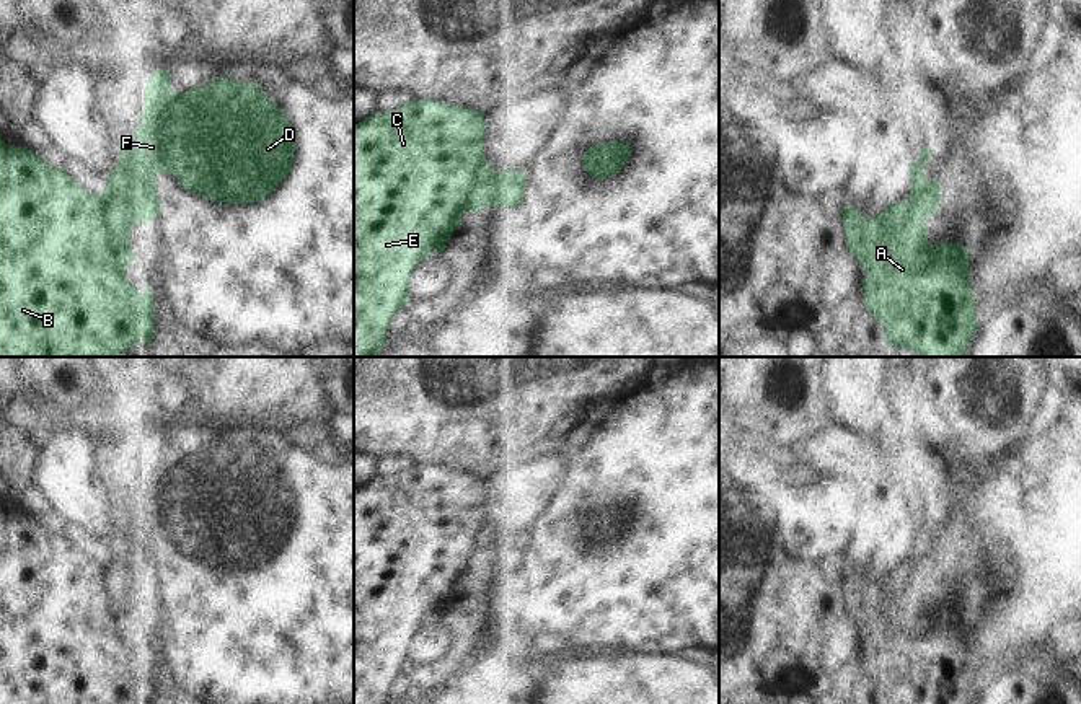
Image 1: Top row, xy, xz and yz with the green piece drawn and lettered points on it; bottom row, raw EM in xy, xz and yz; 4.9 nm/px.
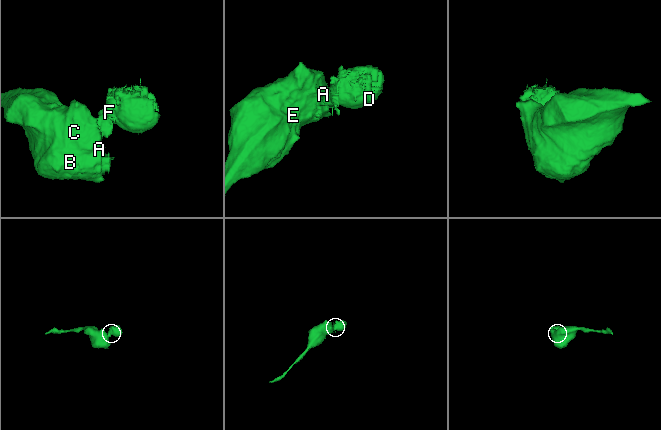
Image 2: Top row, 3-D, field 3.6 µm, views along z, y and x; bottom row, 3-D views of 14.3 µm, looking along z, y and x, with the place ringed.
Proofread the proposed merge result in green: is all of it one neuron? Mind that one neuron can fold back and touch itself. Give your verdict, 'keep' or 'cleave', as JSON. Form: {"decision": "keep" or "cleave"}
{"decision": "cleave"}

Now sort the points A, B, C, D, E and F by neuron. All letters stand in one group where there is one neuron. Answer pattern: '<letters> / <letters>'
A B C E / D F

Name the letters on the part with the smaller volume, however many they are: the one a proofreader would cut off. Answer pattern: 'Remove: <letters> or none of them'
Remove: D, F

